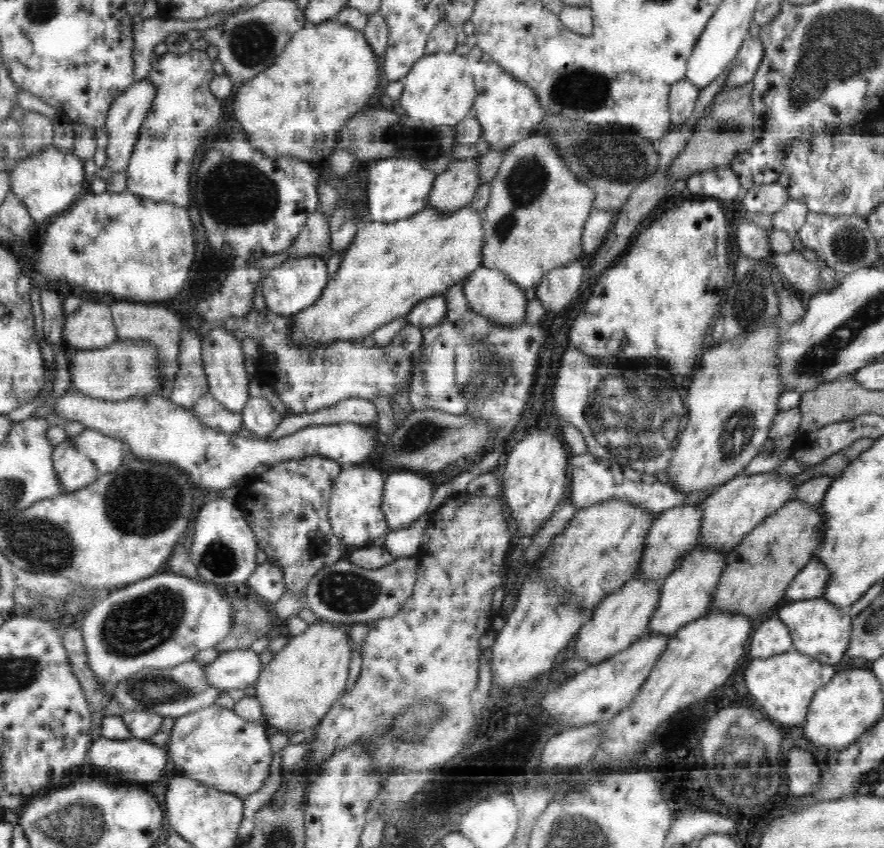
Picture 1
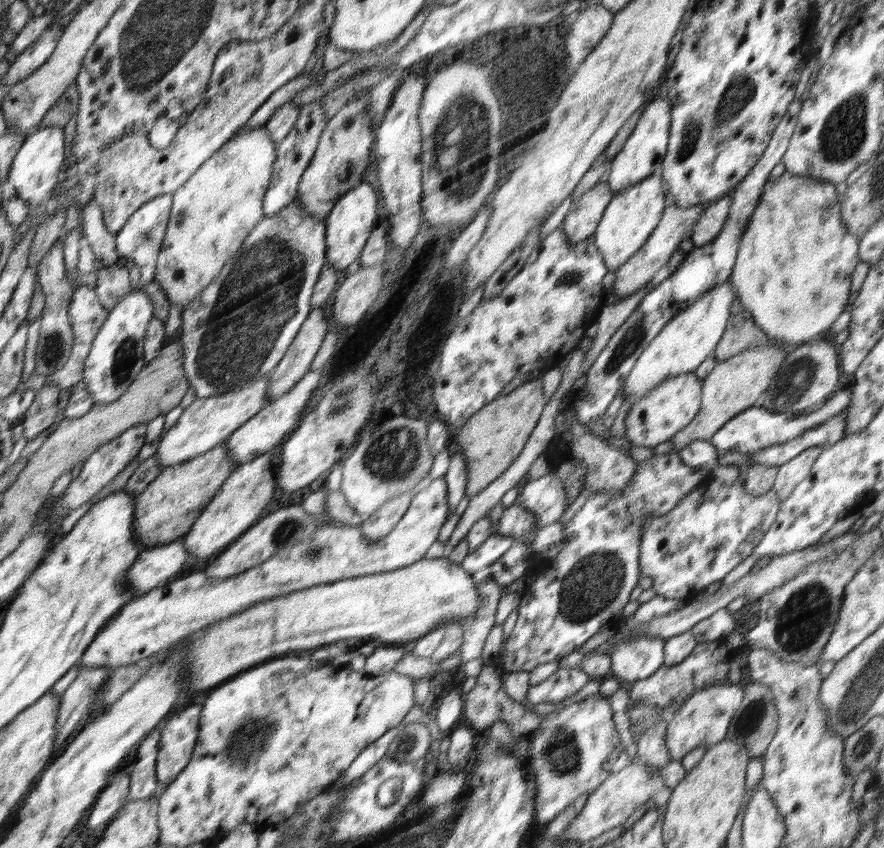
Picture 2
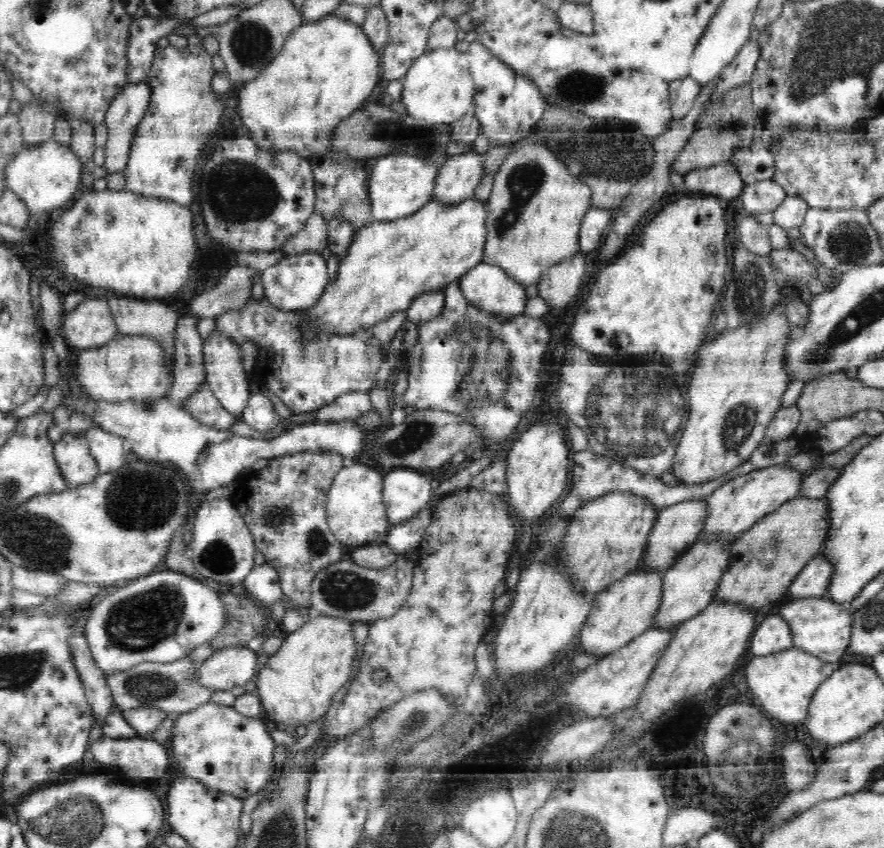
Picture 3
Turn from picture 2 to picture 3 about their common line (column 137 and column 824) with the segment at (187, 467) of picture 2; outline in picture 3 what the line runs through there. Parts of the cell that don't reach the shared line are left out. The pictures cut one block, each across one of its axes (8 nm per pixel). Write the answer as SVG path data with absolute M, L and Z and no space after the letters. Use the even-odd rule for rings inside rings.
M798 496L788 500L741 535L730 549L726 572L719 580L715 595L722 602L734 602L754 612L780 600L802 568L819 555L827 539L826 497L810 500Z

